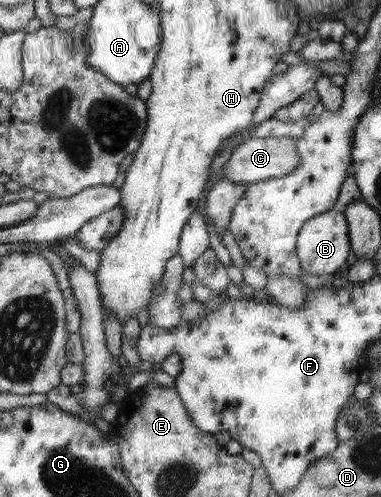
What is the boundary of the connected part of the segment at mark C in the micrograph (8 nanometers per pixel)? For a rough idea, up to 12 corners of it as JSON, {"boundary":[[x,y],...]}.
{"boundary":[[251,137],[224,164],[225,178],[253,184],[299,165],[295,138]]}

